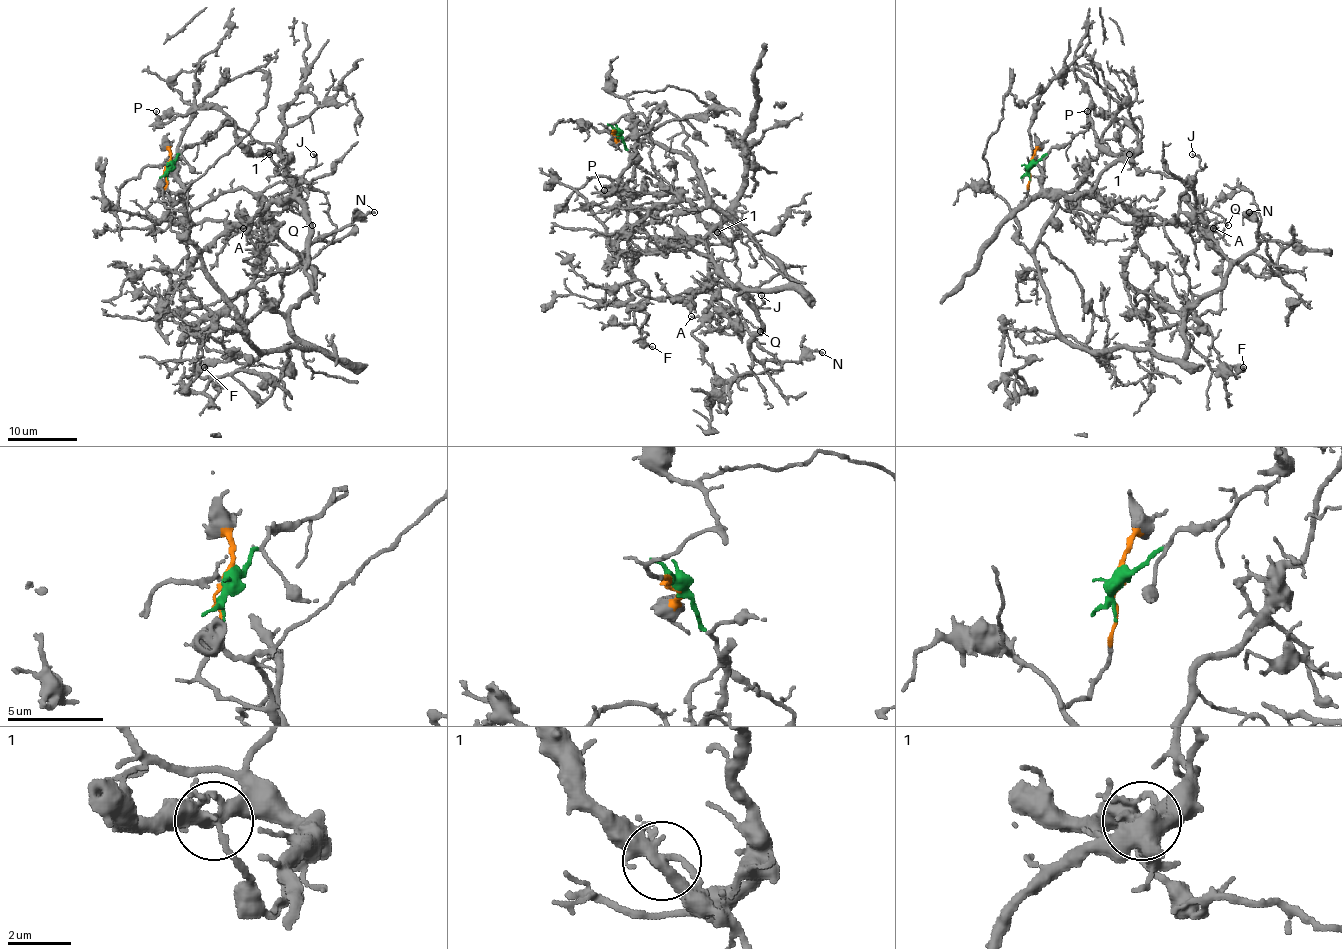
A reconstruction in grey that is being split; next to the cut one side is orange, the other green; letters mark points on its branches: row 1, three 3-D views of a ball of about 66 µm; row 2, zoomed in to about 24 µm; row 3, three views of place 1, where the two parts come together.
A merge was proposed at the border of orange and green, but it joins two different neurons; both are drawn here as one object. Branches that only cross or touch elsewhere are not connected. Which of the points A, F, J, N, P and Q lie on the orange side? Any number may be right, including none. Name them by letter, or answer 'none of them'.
A, F, N

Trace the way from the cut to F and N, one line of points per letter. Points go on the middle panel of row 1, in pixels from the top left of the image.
F: (615, 134), (625, 115), (687, 156), (790, 281), (738, 288), (705, 255), (644, 250), (632, 274), (653, 347)
N: (615, 134), (630, 115), (691, 160), (790, 281), (738, 288), (760, 322), (750, 352), (822, 352)

